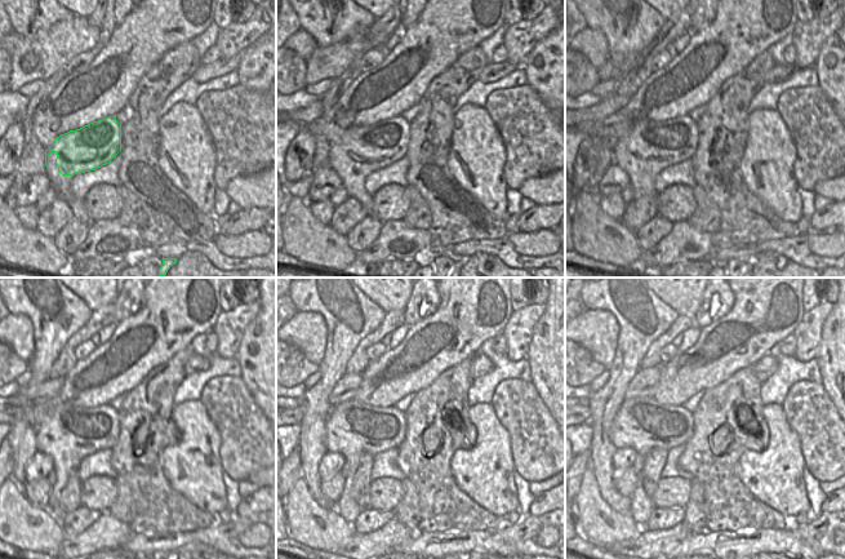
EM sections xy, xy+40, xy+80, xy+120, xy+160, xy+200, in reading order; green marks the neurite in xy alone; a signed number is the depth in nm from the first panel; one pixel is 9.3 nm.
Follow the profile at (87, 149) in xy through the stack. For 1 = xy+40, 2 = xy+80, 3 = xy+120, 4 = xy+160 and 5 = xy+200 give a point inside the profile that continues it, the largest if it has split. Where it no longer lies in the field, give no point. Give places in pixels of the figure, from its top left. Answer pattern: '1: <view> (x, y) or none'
1: xy+40 (368, 149)
2: xy+80 (663, 143)
3: xy+120 (79, 431)
4: xy+160 (363, 429)
5: xy+200 (644, 424)

